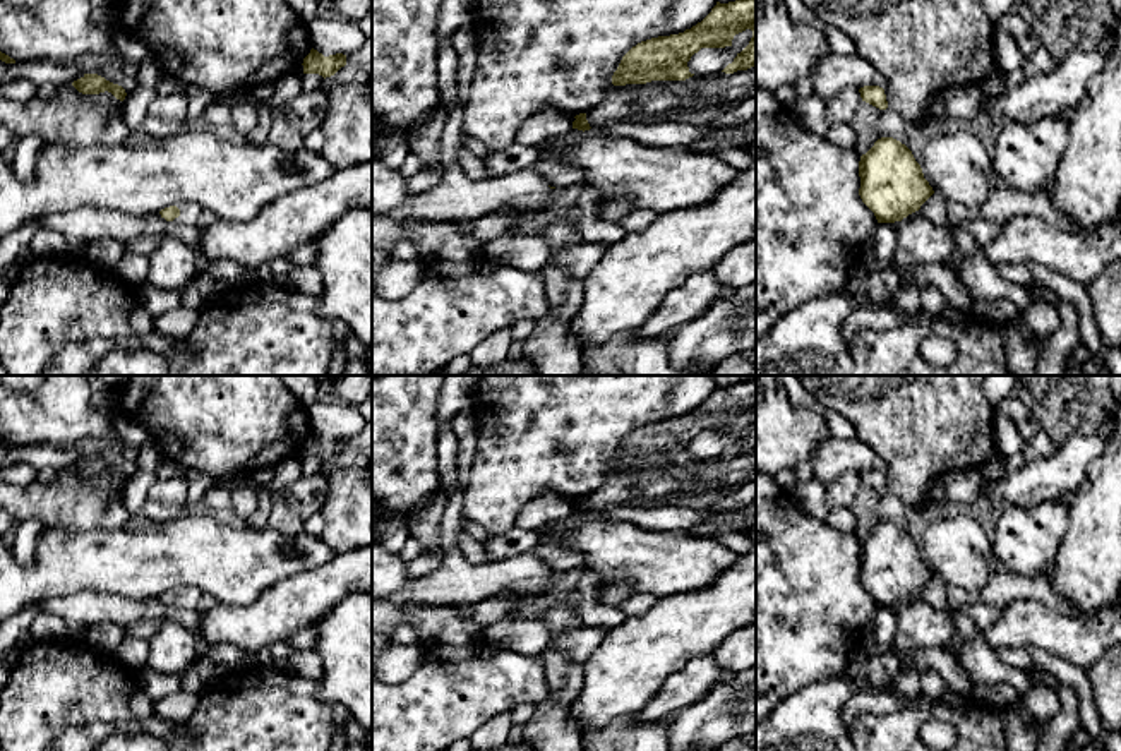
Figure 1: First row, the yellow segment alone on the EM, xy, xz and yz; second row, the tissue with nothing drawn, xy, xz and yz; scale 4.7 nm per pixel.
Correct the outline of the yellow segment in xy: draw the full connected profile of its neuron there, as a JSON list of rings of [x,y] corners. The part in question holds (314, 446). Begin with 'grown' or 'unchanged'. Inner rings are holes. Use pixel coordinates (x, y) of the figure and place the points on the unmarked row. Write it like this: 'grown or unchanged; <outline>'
unchanged; [[[310,434],[310,437],[303,442],[303,458],[319,458],[324,463],[334,460],[341,451],[346,449],[346,439],[336,437],[324,441],[317,434]]]

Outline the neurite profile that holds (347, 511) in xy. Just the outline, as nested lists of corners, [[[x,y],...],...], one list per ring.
[[[372,466],[327,472],[322,542],[334,554],[372,547]]]

